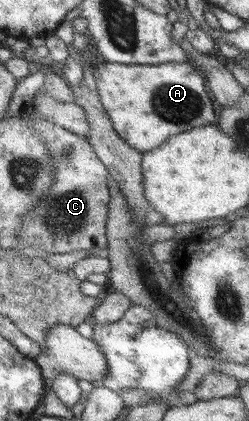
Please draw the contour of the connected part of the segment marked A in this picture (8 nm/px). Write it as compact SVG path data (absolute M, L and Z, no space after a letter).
M104 62L94 69L97 91L114 130L141 153L158 148L175 134L215 123L216 112L204 87L205 80L187 62L159 65Z

